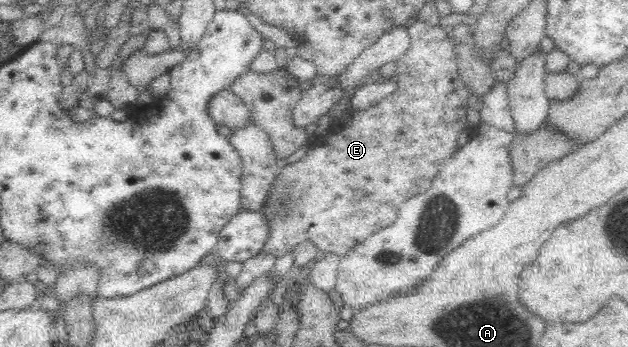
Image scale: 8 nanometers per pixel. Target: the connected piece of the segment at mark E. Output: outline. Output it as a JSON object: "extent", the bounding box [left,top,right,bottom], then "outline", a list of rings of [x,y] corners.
{"extent":[259,25,472,257],"outline":[[[414,25],[407,28],[410,37],[410,46],[407,53],[401,56],[396,61],[396,70],[393,74],[393,78],[397,82],[397,87],[394,92],[391,92],[382,100],[376,104],[376,106],[370,106],[366,110],[356,111],[349,110],[342,117],[331,121],[329,123],[329,129],[325,133],[318,134],[310,149],[306,154],[295,161],[293,164],[285,165],[281,168],[281,171],[276,175],[276,178],[272,181],[270,192],[266,197],[263,209],[261,213],[268,219],[269,235],[268,240],[264,243],[264,246],[259,250],[260,253],[269,252],[276,257],[282,257],[284,254],[293,252],[293,250],[304,240],[311,240],[316,248],[321,252],[328,254],[336,254],[336,256],[343,257],[351,248],[354,248],[357,244],[364,242],[370,234],[378,232],[390,224],[394,224],[394,220],[398,218],[398,208],[404,200],[416,196],[416,194],[422,194],[430,182],[436,178],[436,174],[440,172],[440,166],[444,160],[448,160],[450,156],[456,154],[456,150],[460,148],[458,146],[458,136],[461,134],[462,128],[469,127],[468,120],[466,119],[466,109],[471,104],[472,94],[458,71],[458,64],[456,63],[456,55],[453,52],[448,52],[444,56],[436,56],[444,62],[414,62]]]}

